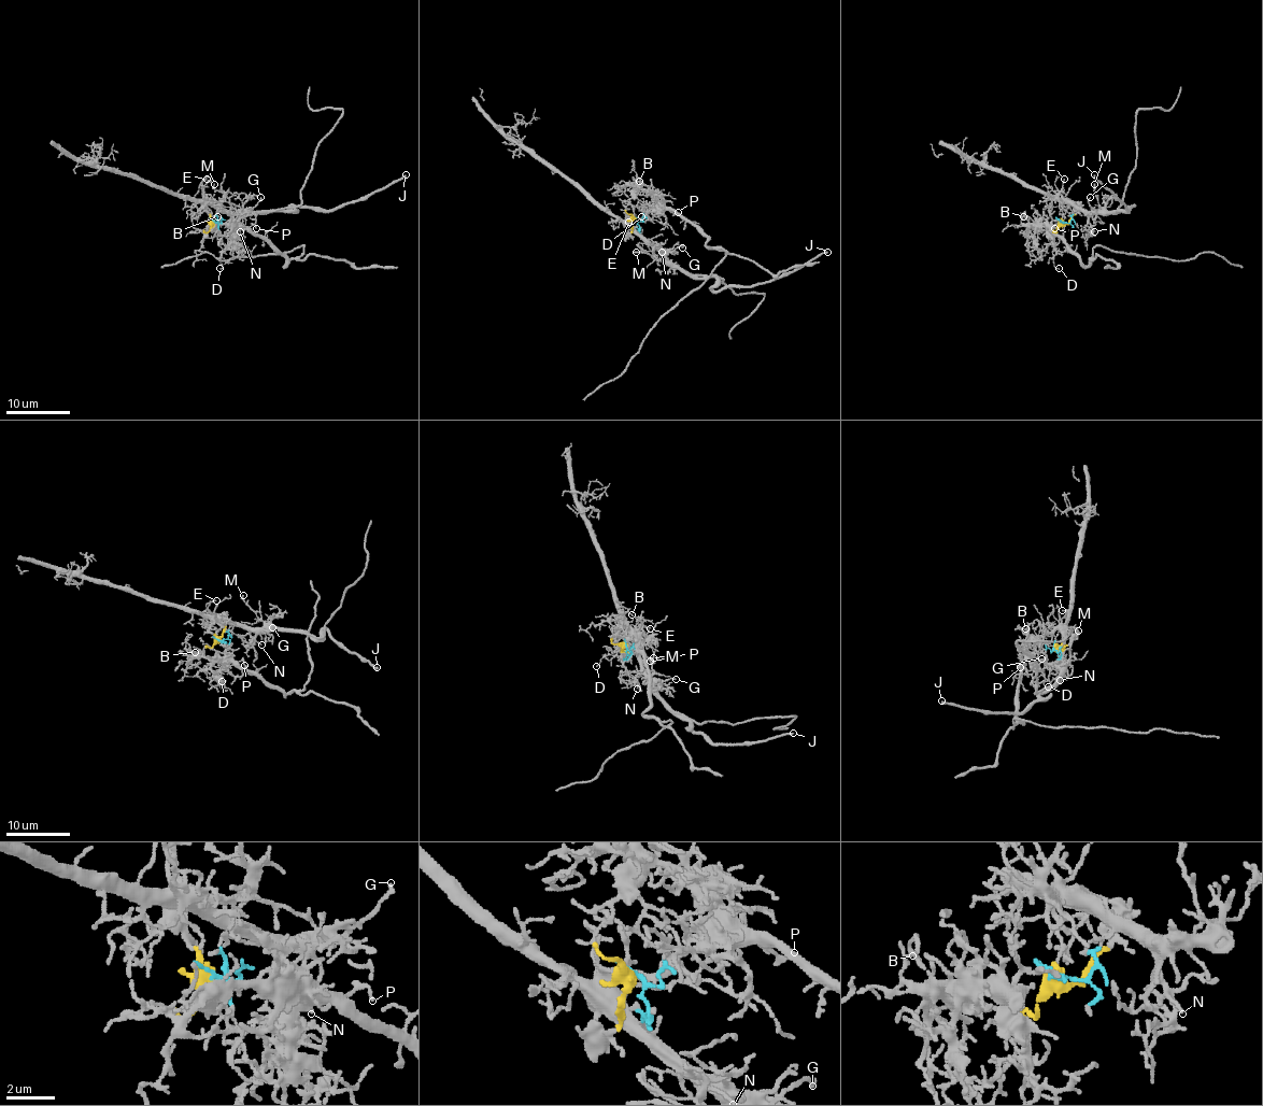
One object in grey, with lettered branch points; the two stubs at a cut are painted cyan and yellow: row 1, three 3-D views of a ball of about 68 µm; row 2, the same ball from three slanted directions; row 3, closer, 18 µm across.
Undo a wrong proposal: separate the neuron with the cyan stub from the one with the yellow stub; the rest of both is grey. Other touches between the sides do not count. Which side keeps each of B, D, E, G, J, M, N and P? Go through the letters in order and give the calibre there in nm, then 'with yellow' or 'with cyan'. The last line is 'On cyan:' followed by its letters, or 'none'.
B: 90 nm thick; with yellow
D: 90 nm thick; with yellow
E: 120 nm thick; with cyan
G: 150 nm thick; with cyan
J: 240 nm thick; with cyan
M: 170 nm thick; with cyan
N: 130 nm thick; with cyan
P: 80 nm thick; with yellow
On cyan: E, G, J, M, N

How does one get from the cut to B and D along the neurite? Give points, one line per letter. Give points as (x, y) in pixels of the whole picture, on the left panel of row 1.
B: (213, 221), (213, 226), (207, 231), (203, 230), (218, 216)
D: (213, 221), (213, 226), (207, 231), (203, 230), (223, 226), (233, 227), (220, 256), (223, 267), (220, 269)

